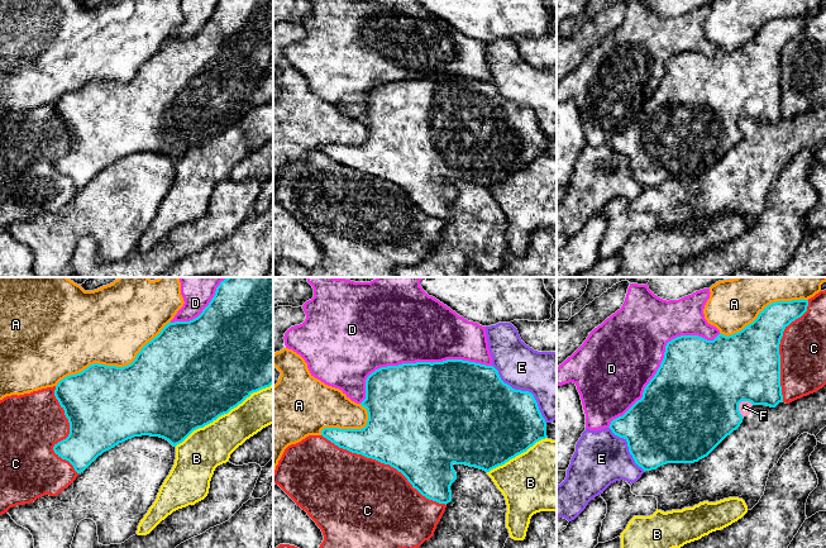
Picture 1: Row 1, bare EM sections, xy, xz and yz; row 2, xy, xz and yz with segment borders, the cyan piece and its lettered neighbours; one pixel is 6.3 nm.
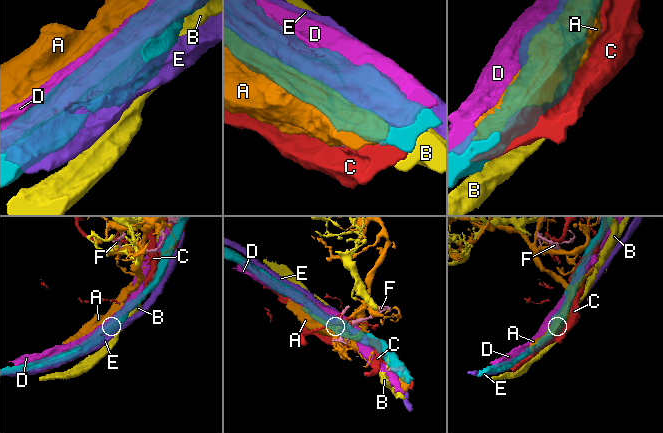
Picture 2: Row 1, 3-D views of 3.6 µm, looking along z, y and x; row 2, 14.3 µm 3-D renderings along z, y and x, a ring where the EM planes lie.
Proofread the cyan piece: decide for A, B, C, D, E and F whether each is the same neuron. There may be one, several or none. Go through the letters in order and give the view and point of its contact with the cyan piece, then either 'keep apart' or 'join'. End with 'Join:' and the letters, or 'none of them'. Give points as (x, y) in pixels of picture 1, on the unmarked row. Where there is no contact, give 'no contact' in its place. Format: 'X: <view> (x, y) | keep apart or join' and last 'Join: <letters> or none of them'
A: xy (114, 82) | keep apart
B: xy (223, 130) | keep apart
C: xz (383, 179) | keep apart
D: xz (416, 79) | keep apart
E: xz (524, 108) | keep apart
F: yz (738, 123) | keep apart
Join: none of them

